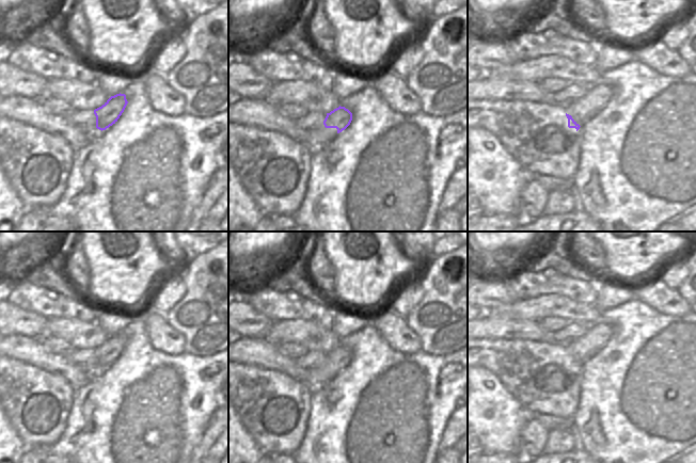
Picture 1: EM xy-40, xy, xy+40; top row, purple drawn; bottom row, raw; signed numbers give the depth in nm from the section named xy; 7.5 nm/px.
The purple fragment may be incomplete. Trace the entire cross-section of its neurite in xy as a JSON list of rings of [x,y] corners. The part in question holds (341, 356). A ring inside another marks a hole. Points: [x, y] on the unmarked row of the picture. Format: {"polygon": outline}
{"polygon": [[[338,346],[327,352],[327,355],[323,360],[326,367],[336,367],[337,372],[345,369],[352,360],[352,352],[345,346]]]}

